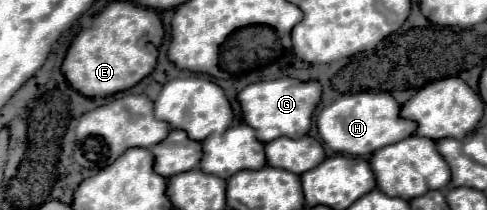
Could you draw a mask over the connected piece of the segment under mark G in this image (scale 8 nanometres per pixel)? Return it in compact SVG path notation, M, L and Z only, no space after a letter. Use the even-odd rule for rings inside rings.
M295 78L255 82L239 92L239 102L243 106L245 122L257 130L257 138L261 142L271 142L279 136L303 138L309 132L313 112L321 102L321 84L317 80L301 82Z

